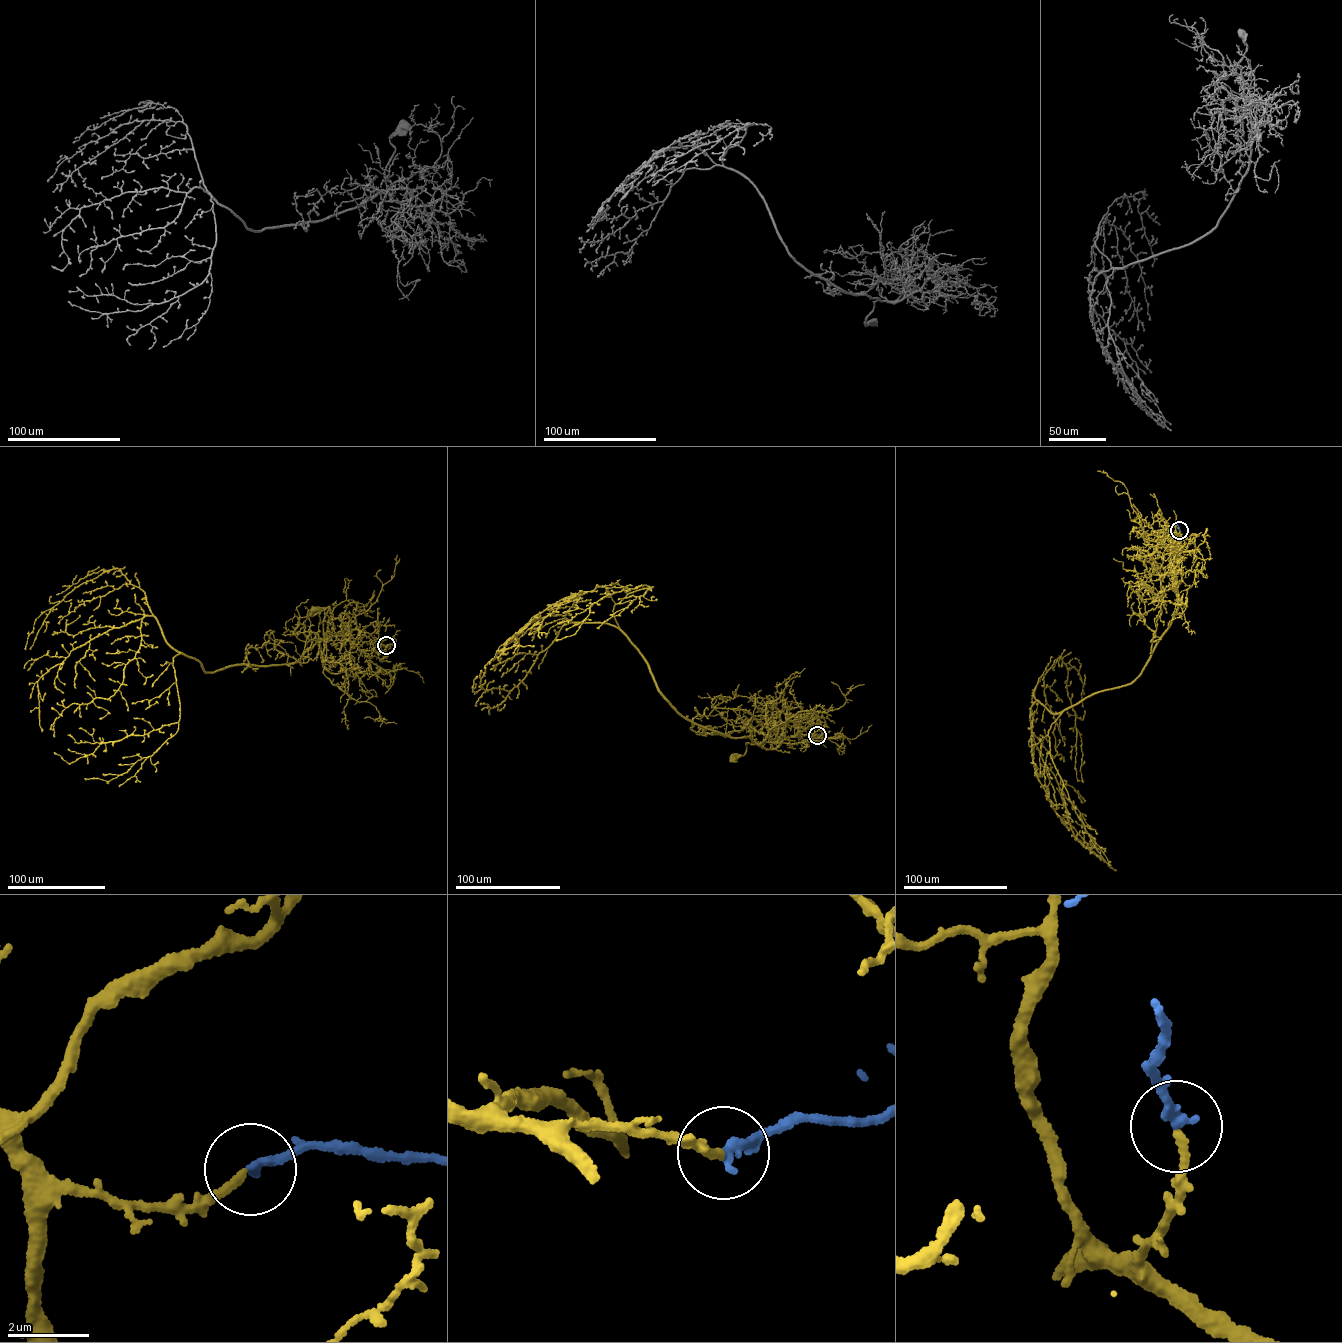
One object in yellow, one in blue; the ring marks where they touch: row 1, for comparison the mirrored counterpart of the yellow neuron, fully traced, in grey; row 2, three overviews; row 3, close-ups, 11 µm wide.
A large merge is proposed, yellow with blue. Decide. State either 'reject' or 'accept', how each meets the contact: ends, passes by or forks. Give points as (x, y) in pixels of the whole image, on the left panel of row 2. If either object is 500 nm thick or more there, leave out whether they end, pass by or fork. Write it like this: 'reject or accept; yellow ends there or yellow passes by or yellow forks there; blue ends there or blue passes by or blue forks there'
accept; yellow ends there; blue ends there

